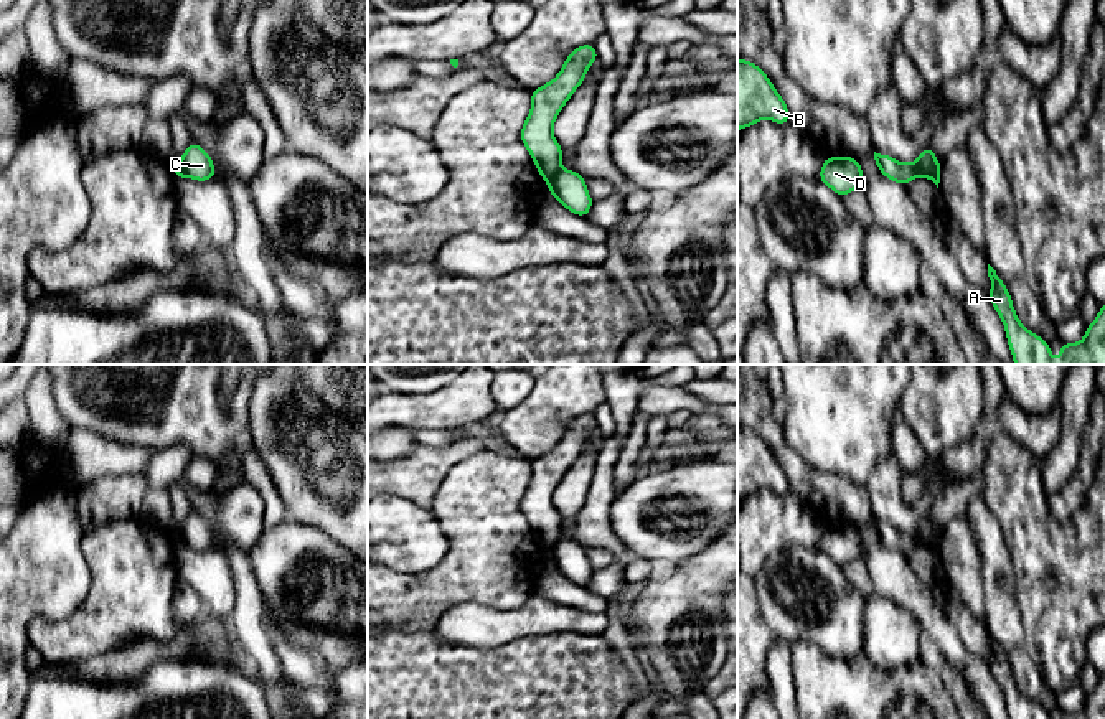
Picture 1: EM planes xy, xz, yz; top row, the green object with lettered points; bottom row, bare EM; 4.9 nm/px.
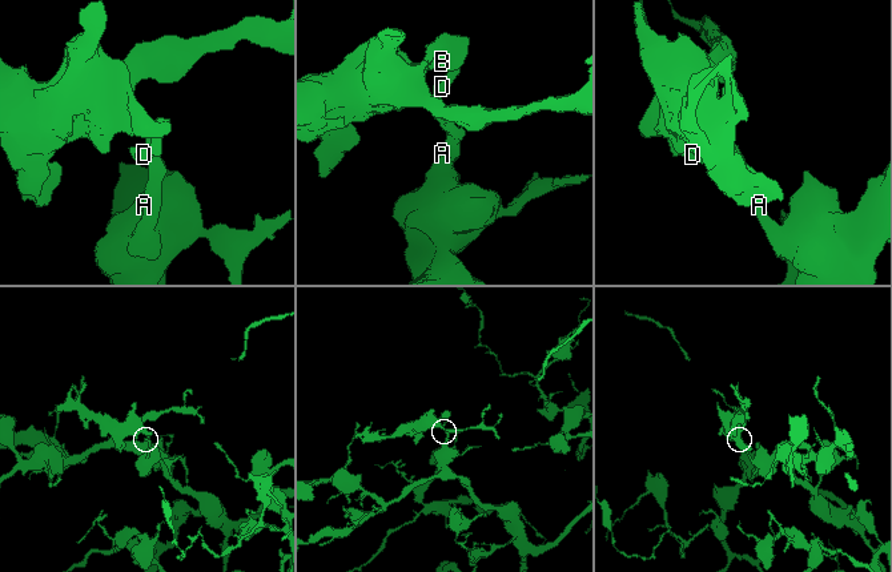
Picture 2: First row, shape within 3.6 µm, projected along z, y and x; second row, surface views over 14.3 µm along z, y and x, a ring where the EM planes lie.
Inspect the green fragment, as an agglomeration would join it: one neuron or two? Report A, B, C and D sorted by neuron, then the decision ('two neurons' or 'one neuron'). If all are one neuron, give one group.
groups A C / B D; two neurons

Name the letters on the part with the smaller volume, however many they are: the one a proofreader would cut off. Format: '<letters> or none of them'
B, D

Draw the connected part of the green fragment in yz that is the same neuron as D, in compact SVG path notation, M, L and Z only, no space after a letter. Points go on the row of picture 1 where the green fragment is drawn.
M826 157L818 180L843 198L853 190L863 188L863 168L858 158L853 157Z

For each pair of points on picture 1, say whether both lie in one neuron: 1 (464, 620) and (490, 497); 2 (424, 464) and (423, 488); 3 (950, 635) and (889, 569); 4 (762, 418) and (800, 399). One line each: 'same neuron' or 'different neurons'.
1: different neurons
2: same neuron
3: same neuron
4: different neurons

